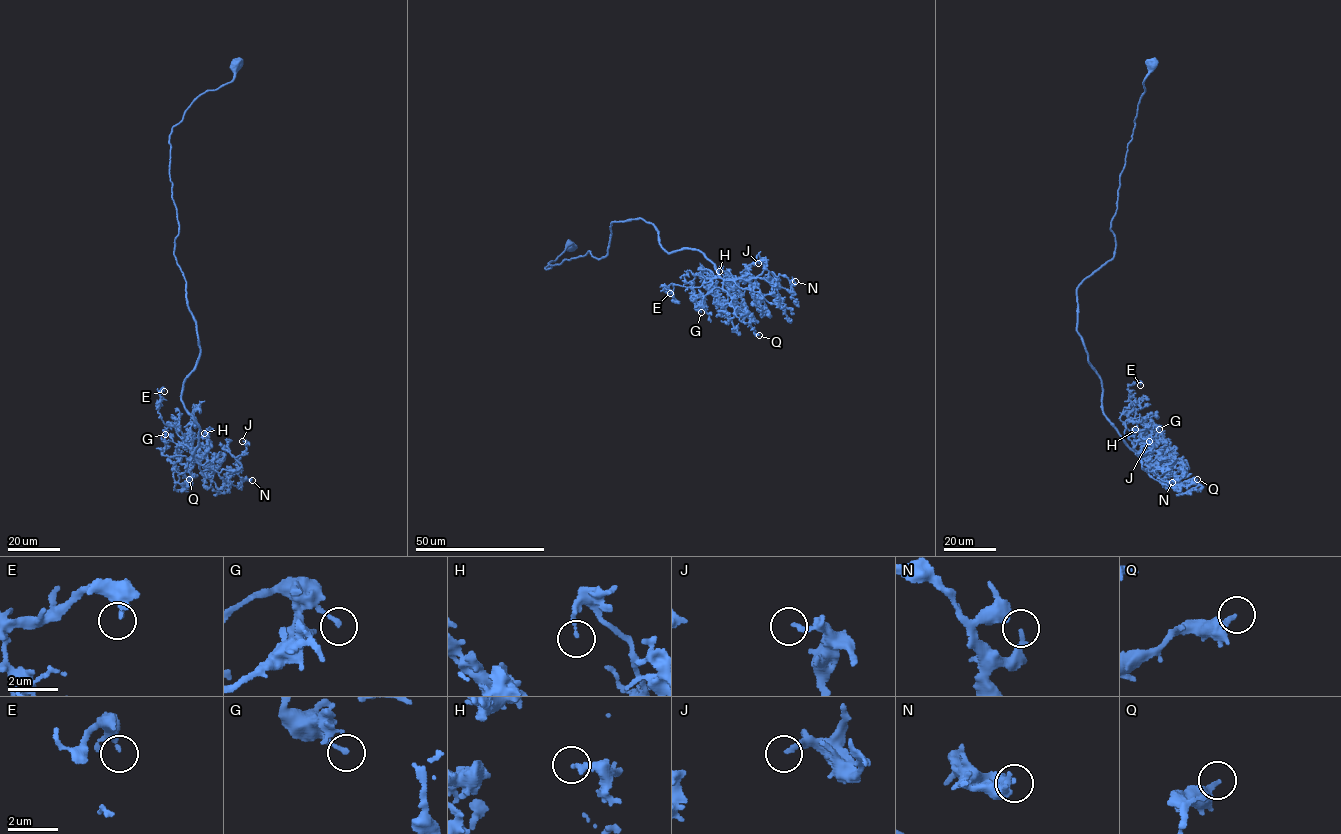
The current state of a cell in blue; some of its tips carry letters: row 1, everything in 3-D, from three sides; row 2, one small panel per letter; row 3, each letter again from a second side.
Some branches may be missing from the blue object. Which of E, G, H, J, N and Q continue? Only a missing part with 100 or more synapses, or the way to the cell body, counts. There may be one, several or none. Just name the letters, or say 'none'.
none

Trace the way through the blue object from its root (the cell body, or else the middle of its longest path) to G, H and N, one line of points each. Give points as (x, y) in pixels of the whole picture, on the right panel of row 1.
G: (1152, 64), (1120, 177), (1115, 252), (1078, 287), (1077, 332), (1120, 437), (1132, 448), (1142, 431), (1159, 429)
H: (1152, 64), (1120, 177), (1115, 252), (1077, 292), (1102, 410), (1142, 461), (1136, 444), (1151, 431), (1135, 429)
N: (1152, 64), (1120, 177), (1115, 252), (1078, 287), (1077, 332), (1101, 381), (1105, 418), (1148, 470), (1172, 482)

